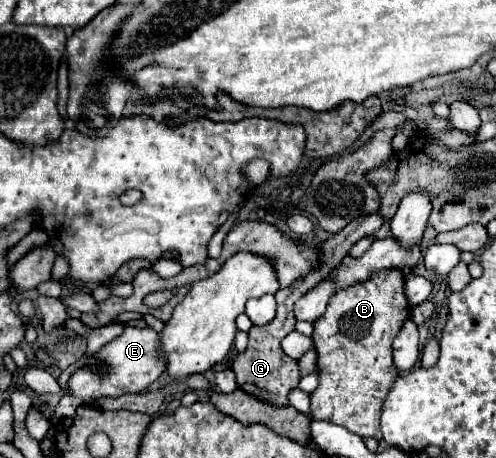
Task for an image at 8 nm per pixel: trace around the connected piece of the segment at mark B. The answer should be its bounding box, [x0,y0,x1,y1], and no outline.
[310,268,410,438]

